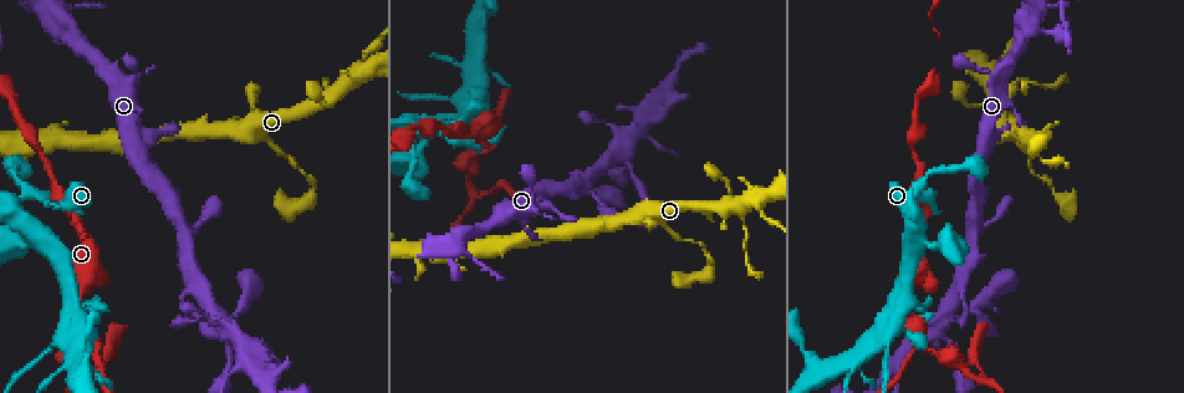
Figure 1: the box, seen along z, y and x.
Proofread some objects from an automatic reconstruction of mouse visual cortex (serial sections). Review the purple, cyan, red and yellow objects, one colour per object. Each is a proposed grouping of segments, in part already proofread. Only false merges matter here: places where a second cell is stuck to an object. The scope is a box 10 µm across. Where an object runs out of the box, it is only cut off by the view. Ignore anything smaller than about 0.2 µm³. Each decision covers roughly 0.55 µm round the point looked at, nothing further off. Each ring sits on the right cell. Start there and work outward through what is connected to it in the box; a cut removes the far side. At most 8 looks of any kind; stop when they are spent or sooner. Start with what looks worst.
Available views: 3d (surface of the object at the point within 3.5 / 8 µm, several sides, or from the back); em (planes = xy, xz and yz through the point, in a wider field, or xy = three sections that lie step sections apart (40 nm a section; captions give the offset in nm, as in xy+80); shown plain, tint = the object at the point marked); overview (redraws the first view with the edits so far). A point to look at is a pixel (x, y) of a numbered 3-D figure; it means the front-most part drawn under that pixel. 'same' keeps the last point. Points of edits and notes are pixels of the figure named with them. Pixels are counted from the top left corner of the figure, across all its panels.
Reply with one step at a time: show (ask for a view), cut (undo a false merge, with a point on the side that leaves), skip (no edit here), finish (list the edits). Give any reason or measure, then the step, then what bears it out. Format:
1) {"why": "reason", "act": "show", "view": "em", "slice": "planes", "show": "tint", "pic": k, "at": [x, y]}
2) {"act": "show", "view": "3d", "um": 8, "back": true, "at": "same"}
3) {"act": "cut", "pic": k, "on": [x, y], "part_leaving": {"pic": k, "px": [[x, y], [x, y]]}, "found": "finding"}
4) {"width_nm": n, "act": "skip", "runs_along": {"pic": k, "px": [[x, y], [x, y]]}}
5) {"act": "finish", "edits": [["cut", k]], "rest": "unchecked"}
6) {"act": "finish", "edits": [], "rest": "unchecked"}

{"act": "show", "view": "3d", "um": 8, "pic": 1, "at": [97, 343]}

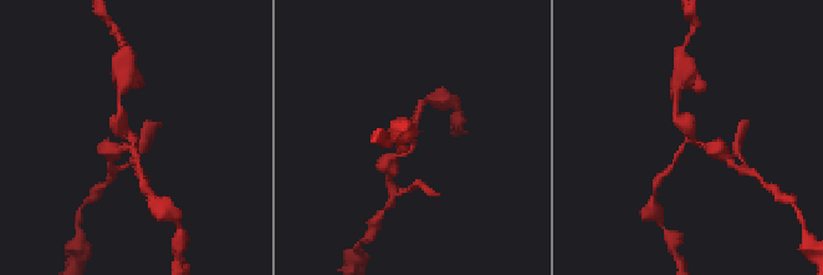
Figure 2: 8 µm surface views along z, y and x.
{"act": "show", "view": "3d", "um": 3.5, "at": "same"}

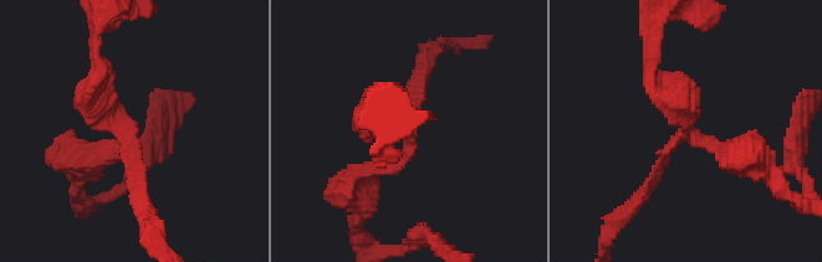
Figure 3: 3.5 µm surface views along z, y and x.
{"arms": 3, "arm_widths_nm": [150, 150, 200], "why": "now the EM", "act": "show", "view": "em", "slice": "xy", "step": 1, "show": "tint", "pic": 3, "at": [684, 127]}

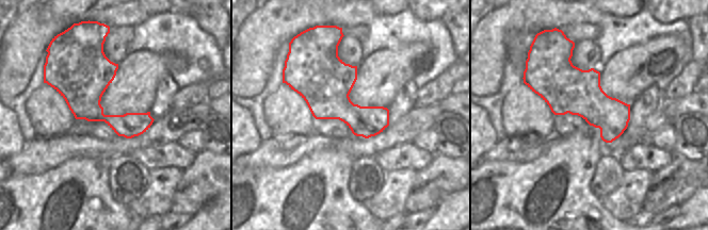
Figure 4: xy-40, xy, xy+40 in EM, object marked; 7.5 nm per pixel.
{"width_nm": 340, "act": "skip", "runs_along": {"pic": 3, "px": [[651, 76], [730, 164]]}, "found": "one cell here"}

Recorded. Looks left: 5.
{"why": "looks like a crossing", "act": "show", "view": "3d", "um": 8, "pic": 1, "at": [616, 157]}

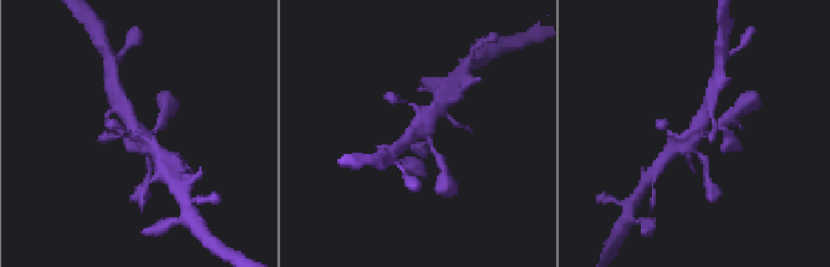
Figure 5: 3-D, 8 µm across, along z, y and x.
{"act": "show", "view": "em", "slice": "xy", "step": 5, "show": "tint", "at": "same"}

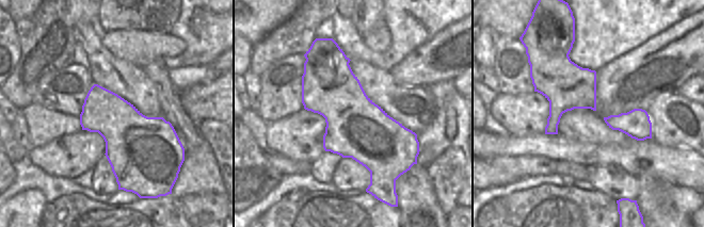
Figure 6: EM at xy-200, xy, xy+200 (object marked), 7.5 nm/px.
{"width_nm": 460, "act": "skip", "runs_along": {"pic": 5, "px": [[711, 109], [690, 143], [670, 153]]}, "found": "all the same cell"}

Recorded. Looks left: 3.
{"why": "side arm on a straight run", "act": "show", "view": "3d", "um": 3.5, "back": true, "pic": 1, "at": [757, 199]}

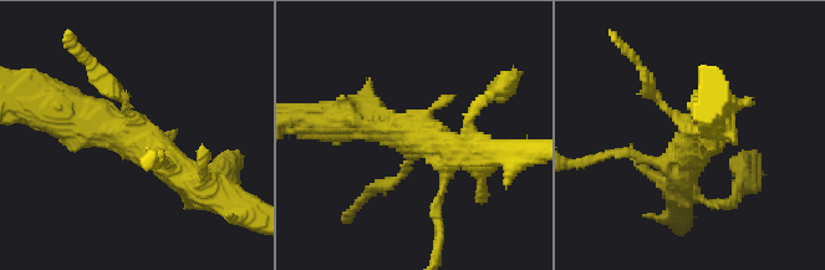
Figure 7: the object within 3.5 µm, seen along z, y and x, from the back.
{"why": "shape alone is not enough", "act": "show", "view": "em", "slice": "xy", "step": 5, "show": "tint", "pic": 7, "at": [411, 142]}

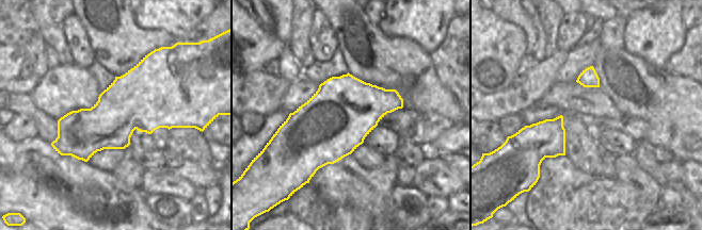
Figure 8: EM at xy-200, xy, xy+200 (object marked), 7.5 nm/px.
{"act": "skip", "found": "all the same cell"}

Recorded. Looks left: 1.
{"act": "finish", "edits": [], "rest": "unchecked"}

